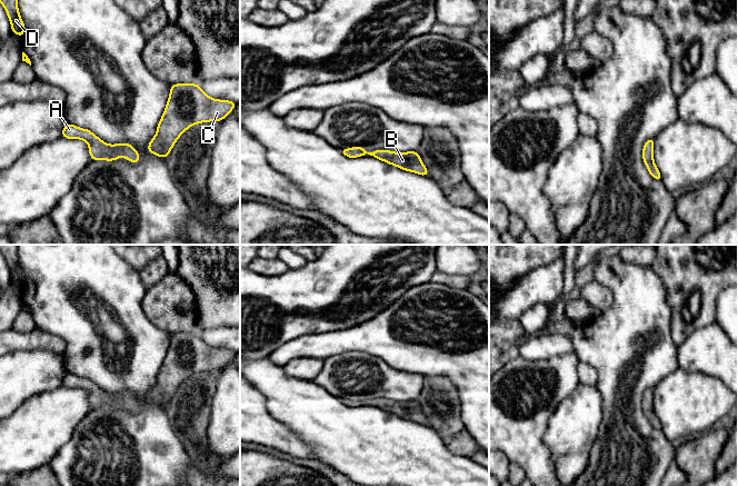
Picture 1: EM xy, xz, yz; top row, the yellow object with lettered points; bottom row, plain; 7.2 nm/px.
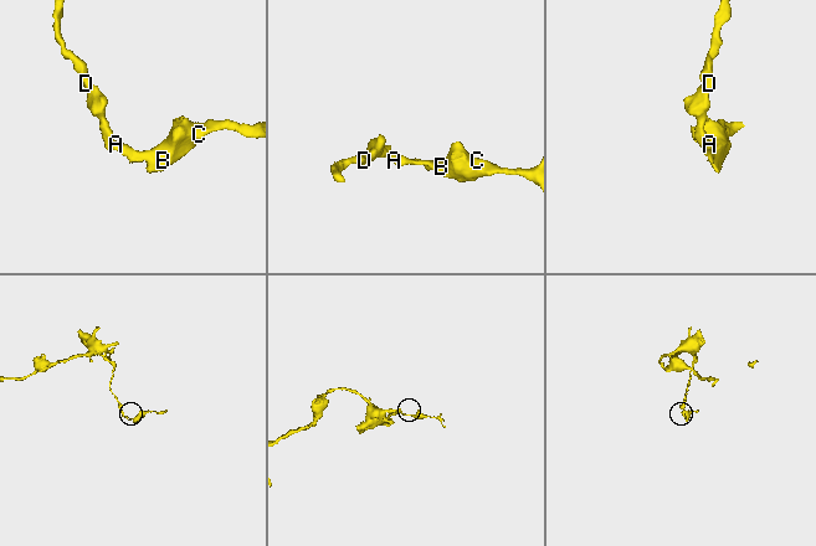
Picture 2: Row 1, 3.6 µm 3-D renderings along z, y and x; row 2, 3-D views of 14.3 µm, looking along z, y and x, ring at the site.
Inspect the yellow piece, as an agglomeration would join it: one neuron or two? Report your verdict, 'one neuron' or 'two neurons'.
one neuron

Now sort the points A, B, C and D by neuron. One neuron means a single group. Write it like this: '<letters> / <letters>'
A B C D

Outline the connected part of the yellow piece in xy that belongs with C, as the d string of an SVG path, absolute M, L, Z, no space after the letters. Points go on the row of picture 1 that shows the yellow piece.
M199 85L170 86L170 96L157 127L157 133L148 145L148 151L168 158L178 138L191 126L200 122L221 121L238 103L207 96Z

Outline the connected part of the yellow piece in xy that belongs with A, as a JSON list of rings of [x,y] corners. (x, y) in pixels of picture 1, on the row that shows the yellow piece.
[[[66,123],[61,137],[69,139],[81,139],[89,145],[89,153],[92,160],[117,160],[124,157],[136,163],[140,161],[139,152],[130,143],[108,145],[88,129]]]

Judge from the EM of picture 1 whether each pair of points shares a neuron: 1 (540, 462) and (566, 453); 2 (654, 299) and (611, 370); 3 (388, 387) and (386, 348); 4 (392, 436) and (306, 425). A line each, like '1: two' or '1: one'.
1: two
2: one
3: two
4: one

